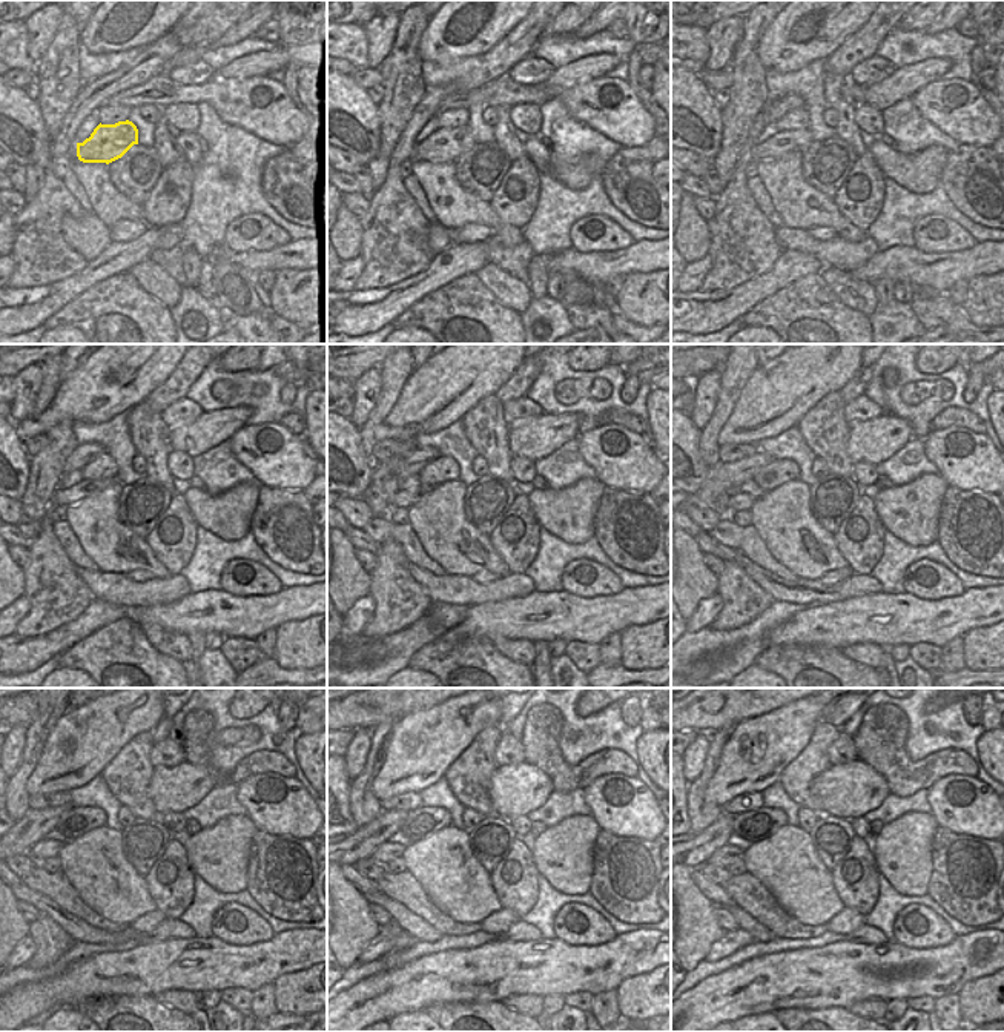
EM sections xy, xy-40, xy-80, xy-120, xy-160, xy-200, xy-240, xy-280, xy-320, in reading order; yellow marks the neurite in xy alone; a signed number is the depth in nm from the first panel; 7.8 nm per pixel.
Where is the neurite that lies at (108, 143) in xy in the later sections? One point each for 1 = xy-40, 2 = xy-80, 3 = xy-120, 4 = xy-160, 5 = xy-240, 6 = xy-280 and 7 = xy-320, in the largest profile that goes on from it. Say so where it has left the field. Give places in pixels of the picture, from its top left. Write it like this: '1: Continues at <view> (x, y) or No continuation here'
1: Continues at xy-40 (445, 145)
2: Continues at xy-80 (783, 142)
3: Continues at xy-120 (62, 496)
4: Continues at xy-160 (404, 498)
5: Continues at xy-240 (46, 848)
6: Continues at xy-280 (387, 851)
7: Continues at xy-320 (726, 854).

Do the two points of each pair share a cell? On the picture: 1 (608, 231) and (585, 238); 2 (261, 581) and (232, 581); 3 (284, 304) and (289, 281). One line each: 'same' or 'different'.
1: same
2: same
3: same

